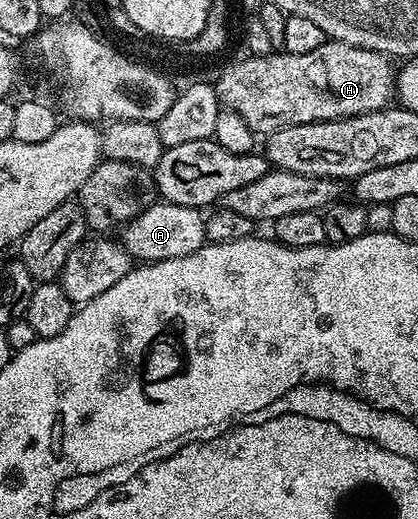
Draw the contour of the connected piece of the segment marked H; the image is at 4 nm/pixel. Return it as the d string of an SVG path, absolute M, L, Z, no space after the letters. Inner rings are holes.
M328 39L305 55L275 51L265 57L243 58L219 75L216 88L219 102L236 111L255 135L269 135L289 125L380 111L391 104L396 93L396 69L390 66L391 58L343 41Z

